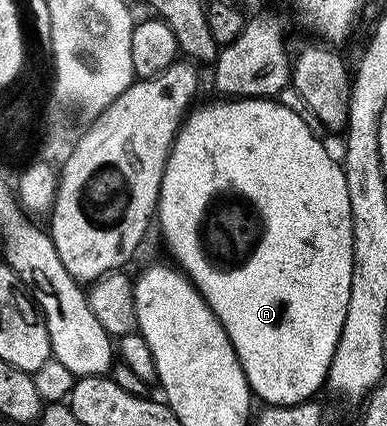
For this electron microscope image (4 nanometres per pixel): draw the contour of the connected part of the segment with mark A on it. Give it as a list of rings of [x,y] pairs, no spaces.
[[[216,98],[216,103],[203,103],[192,106],[184,120],[179,124],[175,143],[165,165],[165,173],[159,190],[157,208],[157,227],[171,250],[170,258],[180,271],[188,275],[191,283],[201,293],[201,297],[213,309],[221,321],[245,373],[252,392],[264,400],[264,404],[273,407],[292,407],[316,398],[315,394],[327,382],[327,370],[333,361],[337,341],[341,337],[341,325],[345,325],[345,313],[349,309],[349,285],[353,281],[353,221],[349,205],[349,189],[345,185],[345,173],[340,160],[335,159],[323,148],[323,143],[316,132],[310,131],[289,109],[270,99],[233,99]]]

